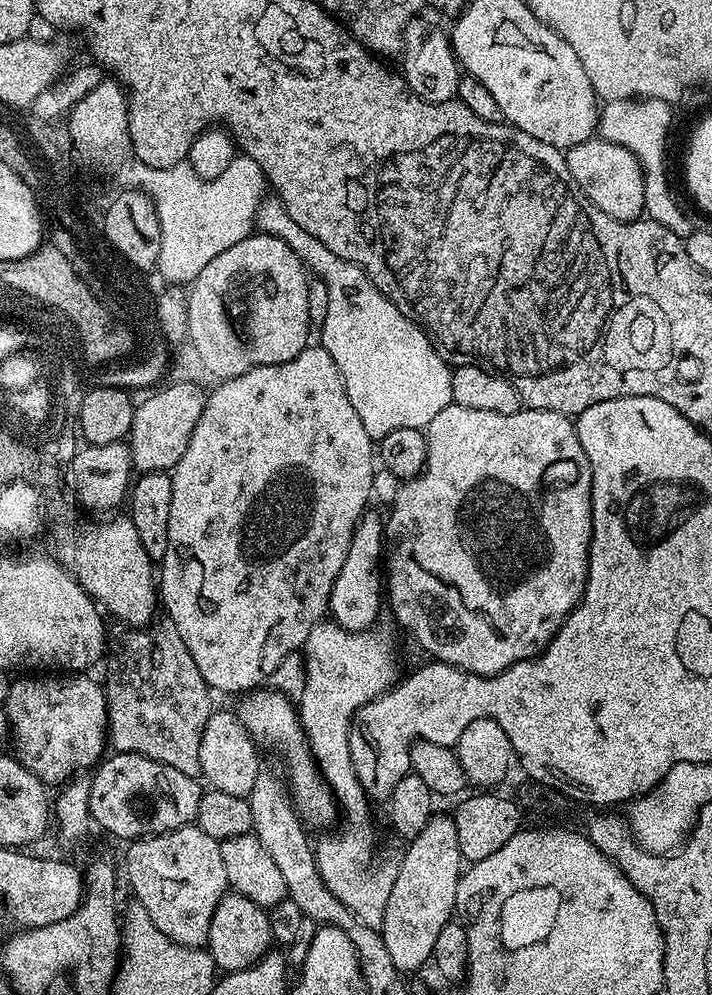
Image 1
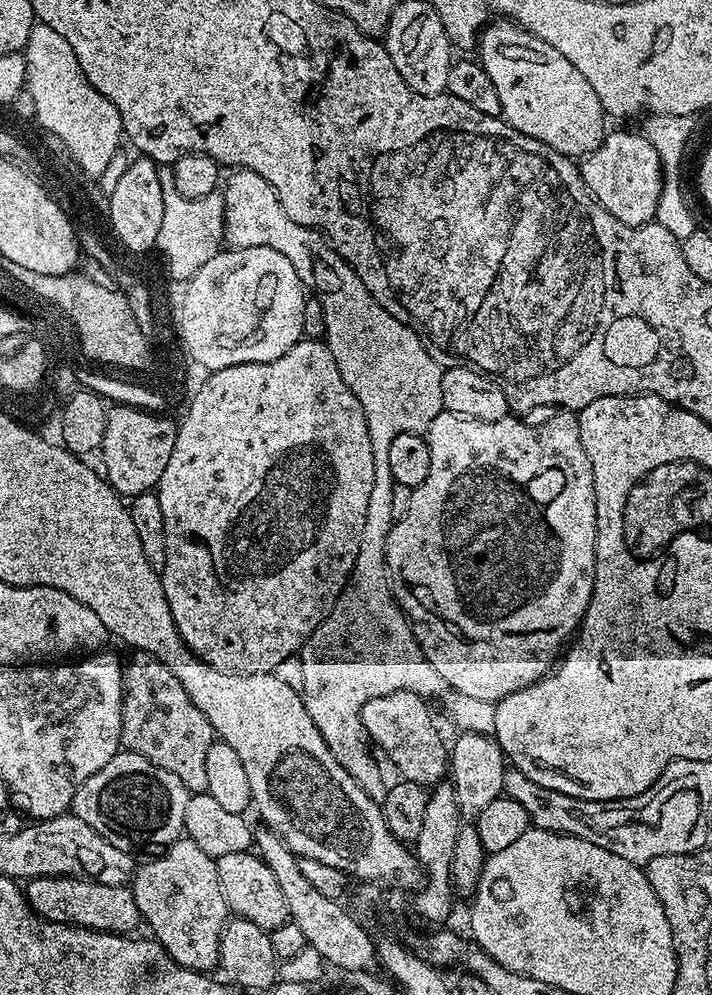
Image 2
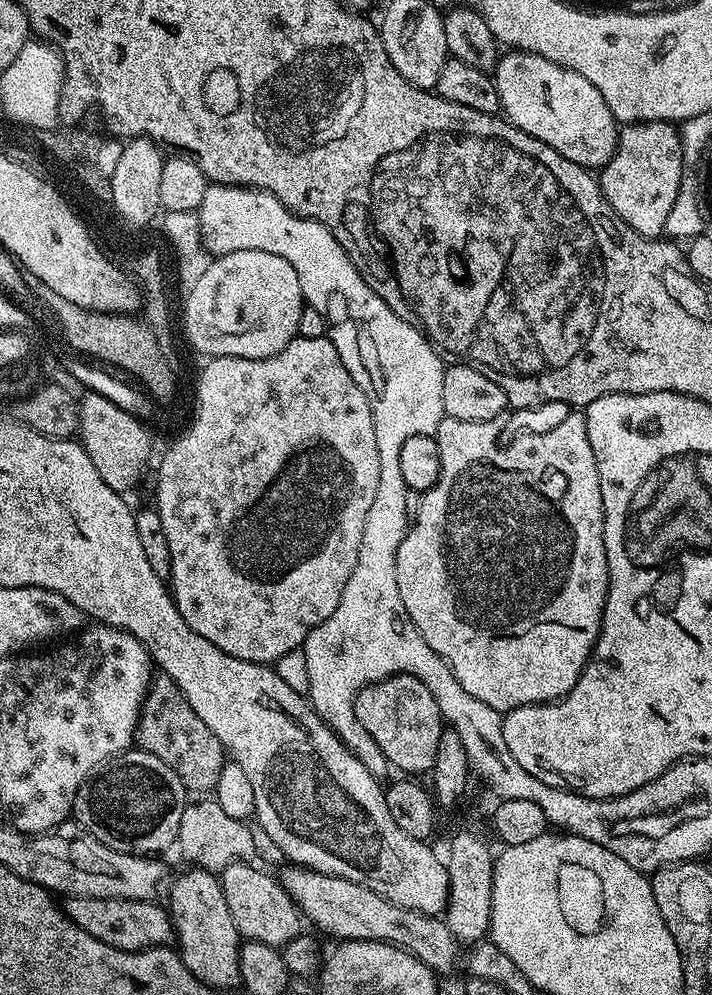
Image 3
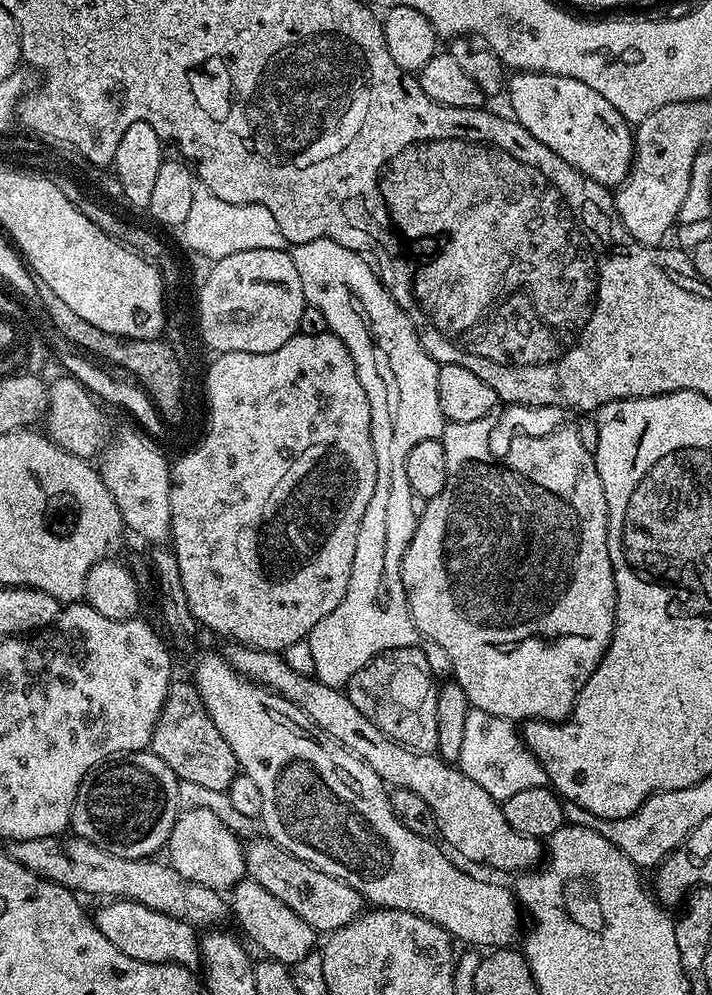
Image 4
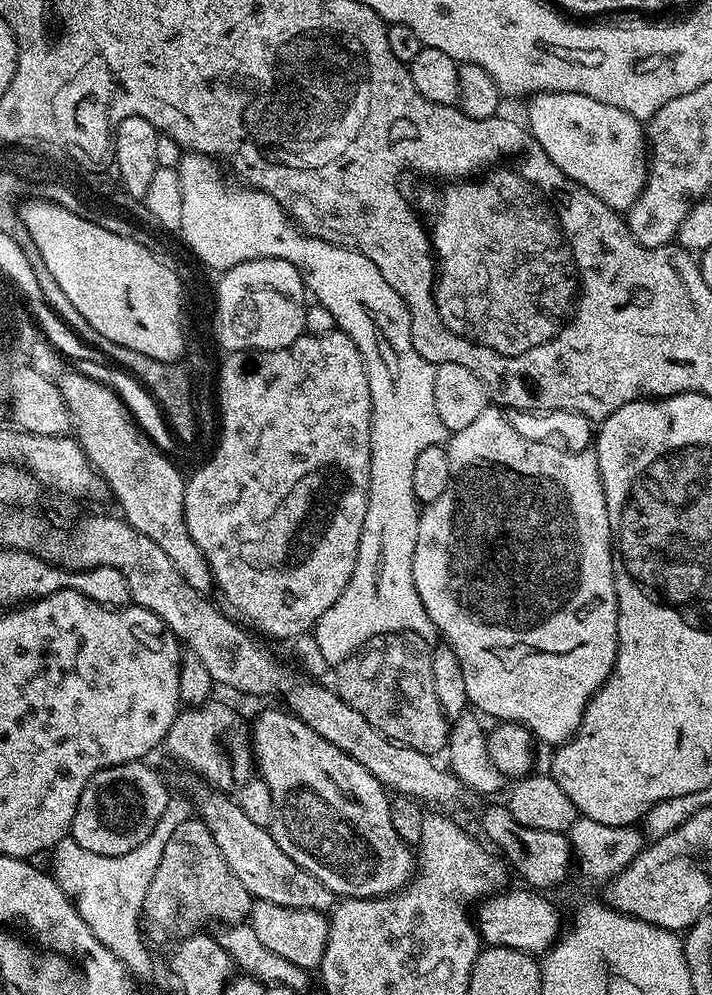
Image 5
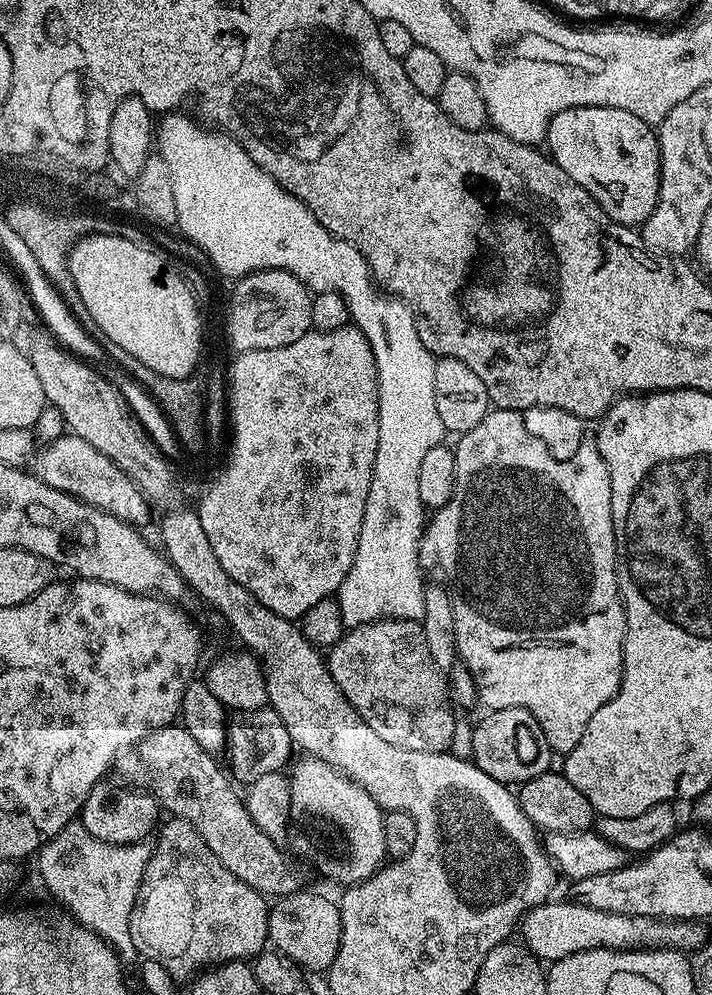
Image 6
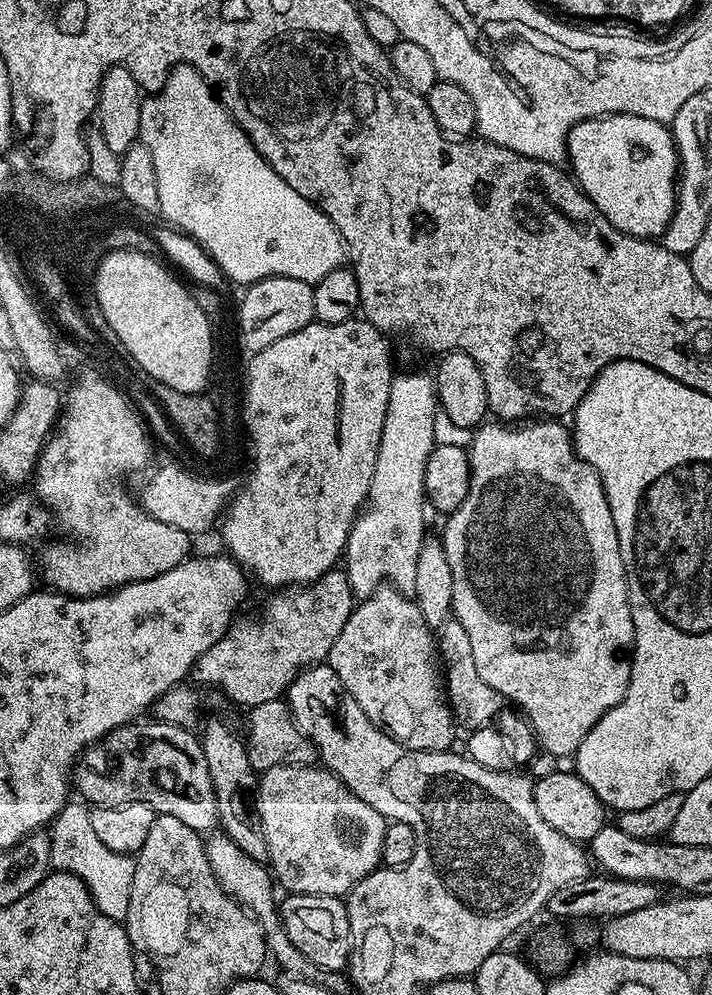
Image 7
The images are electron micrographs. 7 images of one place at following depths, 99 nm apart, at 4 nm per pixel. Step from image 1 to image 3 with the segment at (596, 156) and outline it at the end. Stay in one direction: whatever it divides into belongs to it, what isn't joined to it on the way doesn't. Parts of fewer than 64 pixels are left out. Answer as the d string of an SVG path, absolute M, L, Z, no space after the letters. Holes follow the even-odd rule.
M645 120L642 124L629 124L619 129L614 154L599 169L600 189L626 226L645 238L663 237L670 206L674 206L674 198L680 193L685 159L680 128L675 123Z

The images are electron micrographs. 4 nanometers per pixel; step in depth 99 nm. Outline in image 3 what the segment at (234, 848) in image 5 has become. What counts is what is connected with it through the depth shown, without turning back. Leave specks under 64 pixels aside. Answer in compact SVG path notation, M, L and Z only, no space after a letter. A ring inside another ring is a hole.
M287 867L279 869L278 879L286 894L290 894L300 909L301 917L328 935L337 936L337 941L381 940L414 954L414 958L437 974L448 972L455 966L462 945L454 938L444 918L424 916L420 912L398 906L382 898L382 894L374 894L374 890L341 876L327 876L312 868Z

